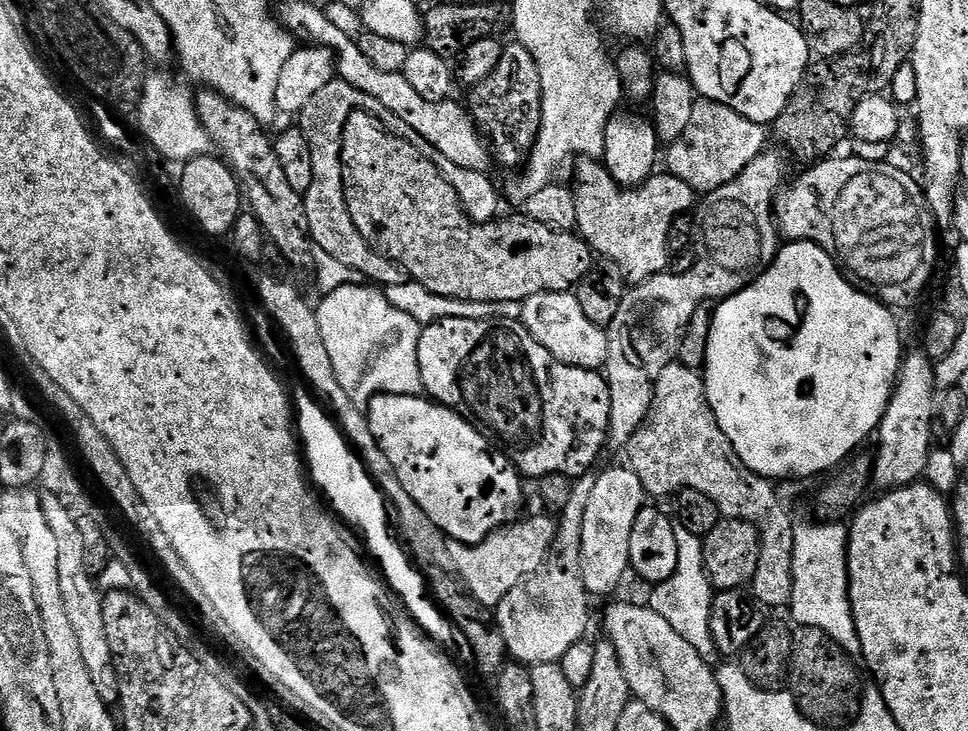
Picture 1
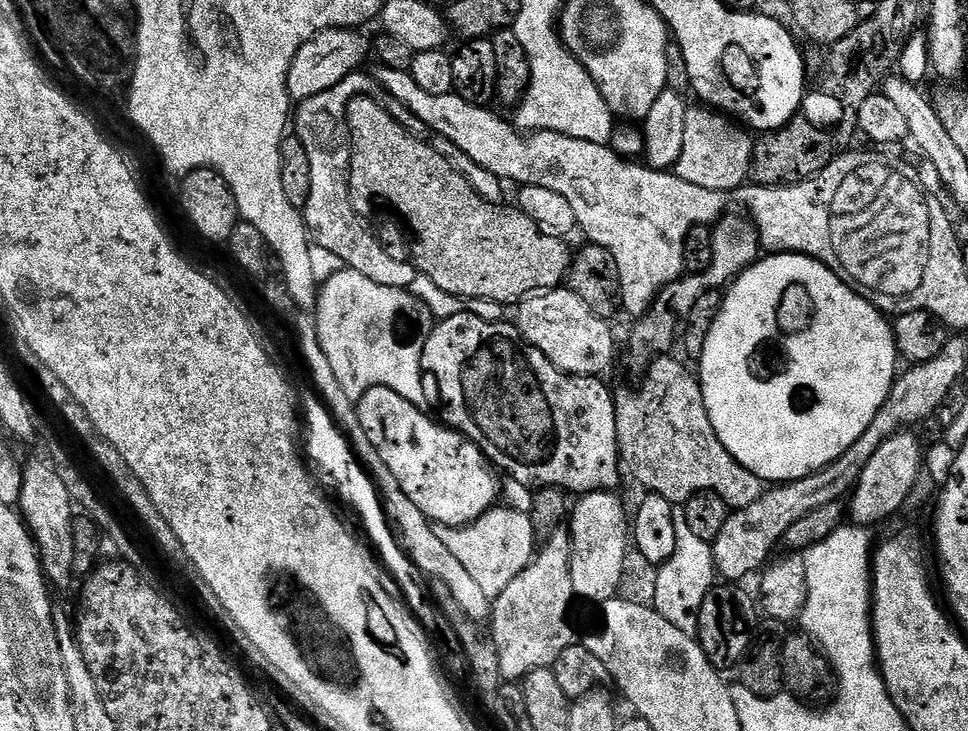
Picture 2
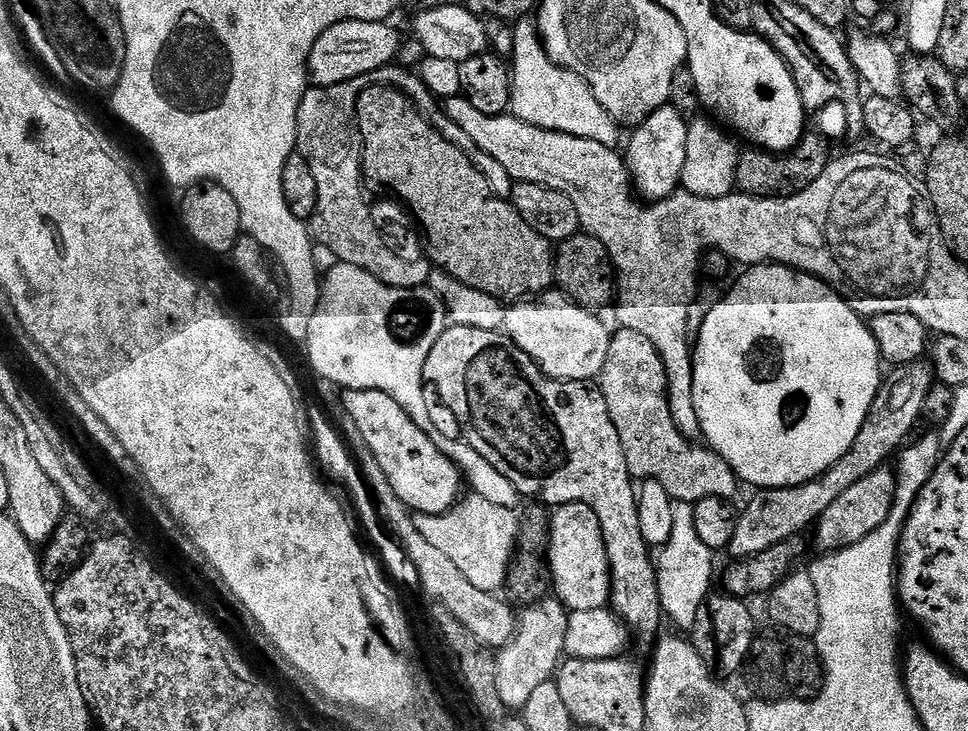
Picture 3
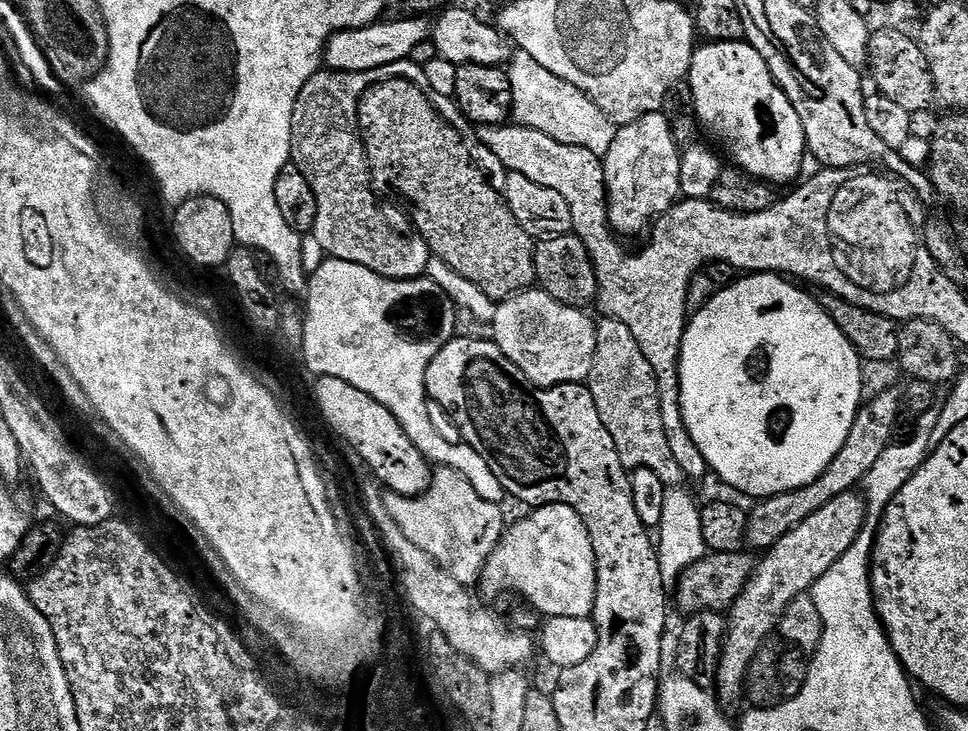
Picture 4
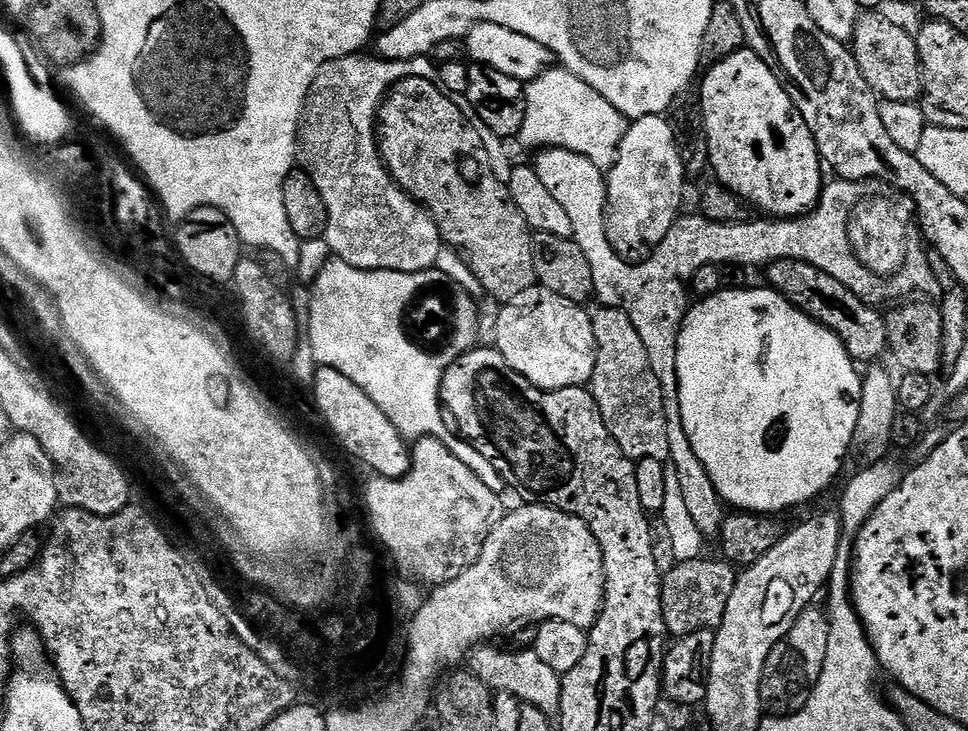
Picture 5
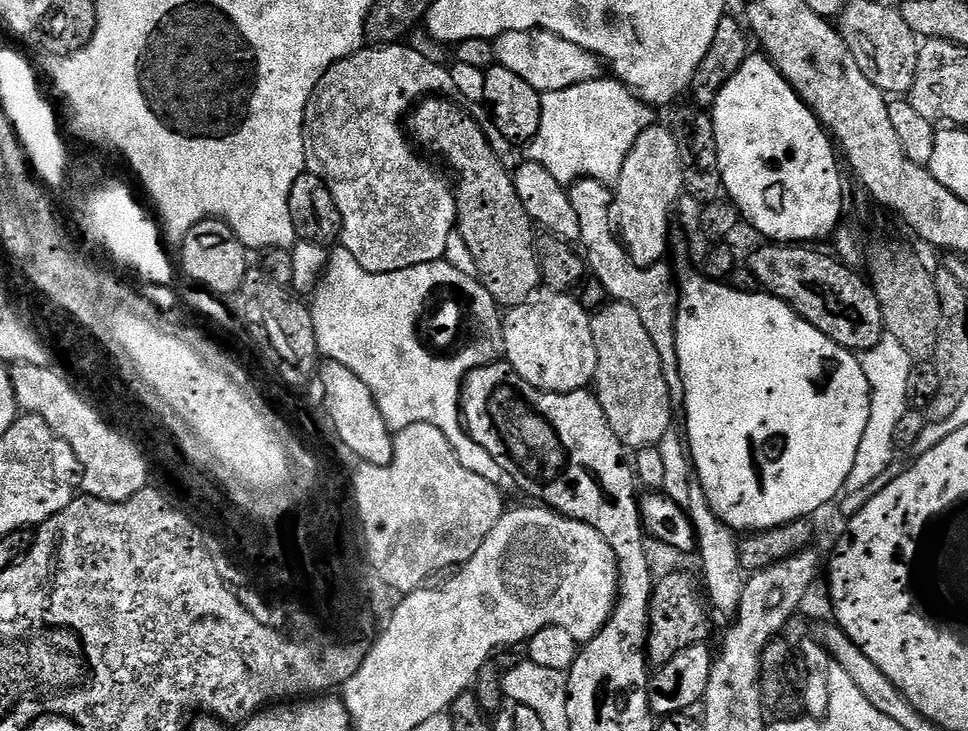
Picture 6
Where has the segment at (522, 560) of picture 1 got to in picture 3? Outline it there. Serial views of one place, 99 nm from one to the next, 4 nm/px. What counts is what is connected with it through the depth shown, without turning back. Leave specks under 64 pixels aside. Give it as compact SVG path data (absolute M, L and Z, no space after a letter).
M468 494L457 500L450 511L440 516L420 514L415 521L418 530L422 530L422 538L447 554L478 590L499 593L505 587L508 564L517 550L519 534L518 516L513 509L494 506L486 498Z

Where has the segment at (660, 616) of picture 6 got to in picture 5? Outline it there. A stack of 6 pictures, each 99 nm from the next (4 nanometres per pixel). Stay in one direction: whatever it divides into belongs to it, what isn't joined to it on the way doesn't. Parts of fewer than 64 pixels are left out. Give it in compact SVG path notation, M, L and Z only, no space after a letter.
M723 558L717 560L681 560L663 573L664 582L664 627L672 638L689 636L695 632L706 632L720 627L726 614L730 596L734 594L737 569Z

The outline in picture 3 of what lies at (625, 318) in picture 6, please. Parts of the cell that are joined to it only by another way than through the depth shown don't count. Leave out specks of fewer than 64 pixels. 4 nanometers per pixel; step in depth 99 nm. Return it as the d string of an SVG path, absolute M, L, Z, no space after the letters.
M620 328L611 333L612 341L606 354L606 363L602 366L598 377L598 387L606 398L606 410L610 410L610 418L614 422L614 430L618 430L618 438L622 442L622 450L626 454L626 466L633 481L643 482L657 480L662 482L662 490L670 494L673 501L681 504L696 504L707 496L723 496L732 498L738 485L735 470L729 468L726 461L721 460L711 448L697 446L674 426L674 418L668 405L668 375L664 369L658 350L654 350L654 342L638 330Z

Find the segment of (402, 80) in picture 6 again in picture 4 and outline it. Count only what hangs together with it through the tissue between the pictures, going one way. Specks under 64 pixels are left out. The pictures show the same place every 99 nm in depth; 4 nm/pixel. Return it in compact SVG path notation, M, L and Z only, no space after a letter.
M411 59L369 72L321 70L310 78L310 82L306 82L302 111L298 116L298 156L304 159L303 167L318 198L316 228L322 237L325 253L334 260L345 260L358 266L366 266L379 276L391 280L421 279L427 273L428 264L434 257L423 236L403 236L398 229L392 228L391 222L380 213L380 204L372 193L374 181L368 167L368 149L364 147L364 138L360 131L360 104L373 84L380 84L383 80L402 80L411 77L412 72L414 65Z

